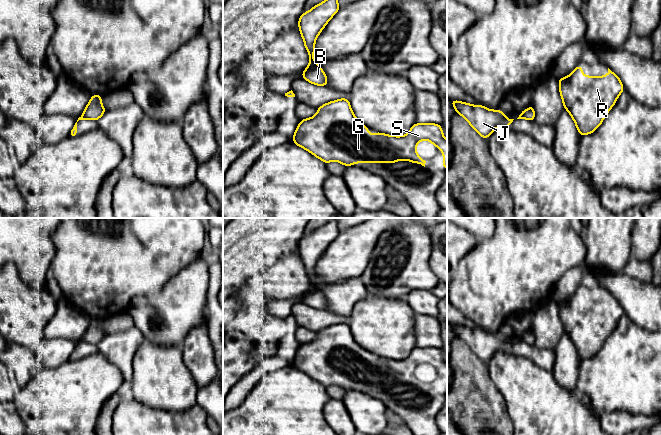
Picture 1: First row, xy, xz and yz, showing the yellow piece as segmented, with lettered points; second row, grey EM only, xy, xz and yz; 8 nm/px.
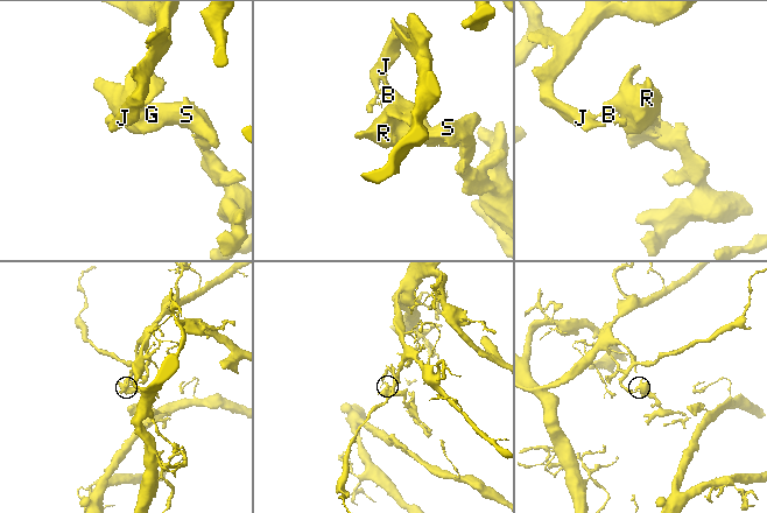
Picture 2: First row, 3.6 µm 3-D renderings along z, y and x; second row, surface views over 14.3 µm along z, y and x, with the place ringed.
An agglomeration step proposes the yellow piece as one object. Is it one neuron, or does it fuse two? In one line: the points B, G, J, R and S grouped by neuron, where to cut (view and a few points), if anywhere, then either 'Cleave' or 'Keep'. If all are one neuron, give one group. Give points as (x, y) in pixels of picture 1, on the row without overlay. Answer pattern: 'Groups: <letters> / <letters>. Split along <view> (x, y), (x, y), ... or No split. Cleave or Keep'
Groups: B G R S / J. Split along xz (318, 289), (310, 292), (302, 301). Cleave

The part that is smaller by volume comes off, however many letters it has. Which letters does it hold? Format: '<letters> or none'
B, G, R, S

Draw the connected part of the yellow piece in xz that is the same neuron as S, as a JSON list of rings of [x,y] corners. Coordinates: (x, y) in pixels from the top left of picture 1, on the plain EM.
[[[341,322],[318,331],[317,337],[300,345],[292,365],[325,388],[337,385],[344,390],[354,387],[395,387],[407,384],[425,391],[417,378],[420,365],[428,364],[443,377],[447,393],[447,363],[440,348],[415,347],[403,360],[376,356],[369,358],[351,333],[349,323]]]

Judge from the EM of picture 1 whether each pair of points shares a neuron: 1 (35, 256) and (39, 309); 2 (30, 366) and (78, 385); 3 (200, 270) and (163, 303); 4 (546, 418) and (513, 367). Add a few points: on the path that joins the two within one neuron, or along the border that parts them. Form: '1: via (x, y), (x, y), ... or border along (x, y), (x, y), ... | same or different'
1: border along (18, 274), (34, 288), (42, 288), (46, 284) | different
2: border along (41, 368), (24, 386) | different
3: via (191, 279), (172, 298) | same
4: via (537, 405), (532, 394), (519, 380) | same

